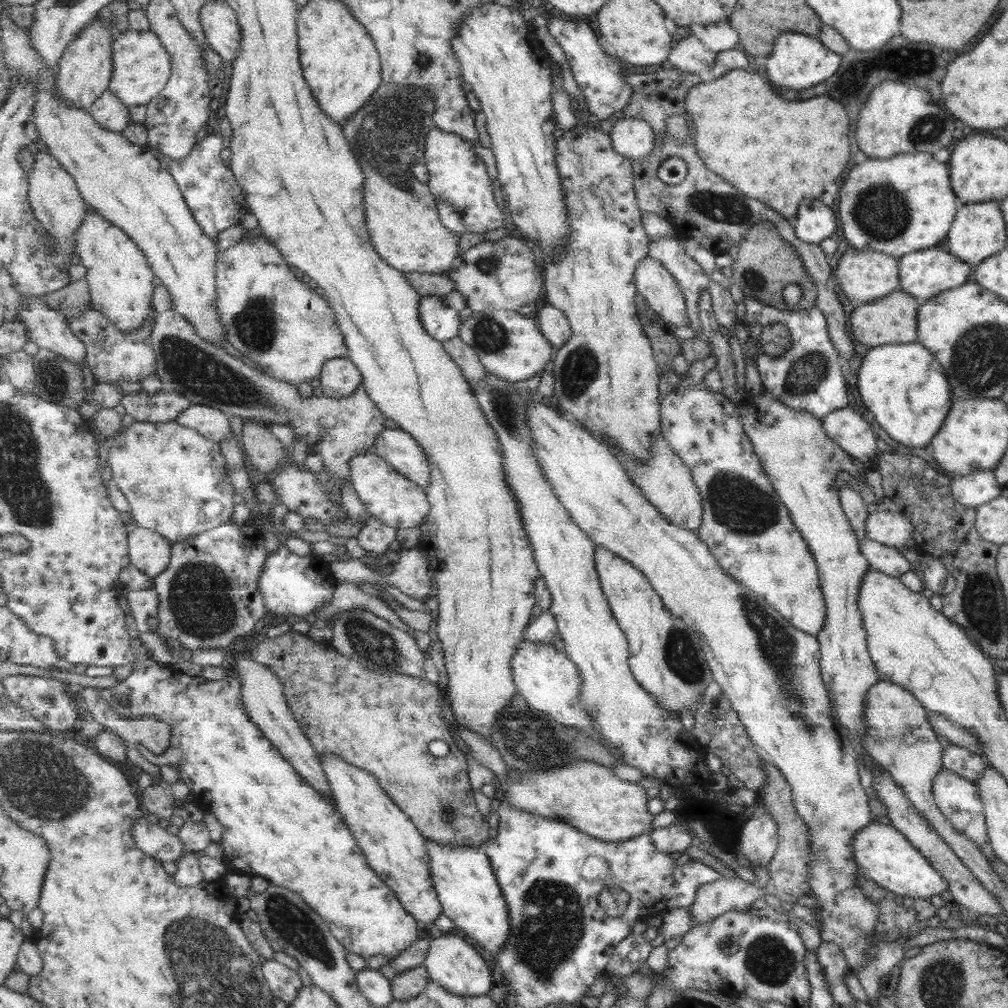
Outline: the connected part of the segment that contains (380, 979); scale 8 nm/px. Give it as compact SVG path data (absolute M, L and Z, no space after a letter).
M366 969L357 971L357 980L363 993L375 1006L389 1007L396 998L394 996L393 981L381 970Z

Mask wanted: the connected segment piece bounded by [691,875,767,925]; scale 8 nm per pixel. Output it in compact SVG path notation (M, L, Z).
M721 877L708 884L703 884L697 901L691 906L695 924L712 922L717 916L732 910L747 910L758 899L764 898L764 887L756 885L756 881L748 883L741 877Z

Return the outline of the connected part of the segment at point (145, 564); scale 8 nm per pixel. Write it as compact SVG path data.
M138 526L129 533L131 564L147 572L155 580L171 565L173 545L159 532Z

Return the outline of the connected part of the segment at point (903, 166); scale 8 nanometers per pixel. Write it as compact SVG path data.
M904 154L890 160L866 160L850 170L838 196L838 216L849 246L862 251L883 252L899 258L934 247L945 241L958 210L958 198L950 184L948 164L936 162L928 154Z

